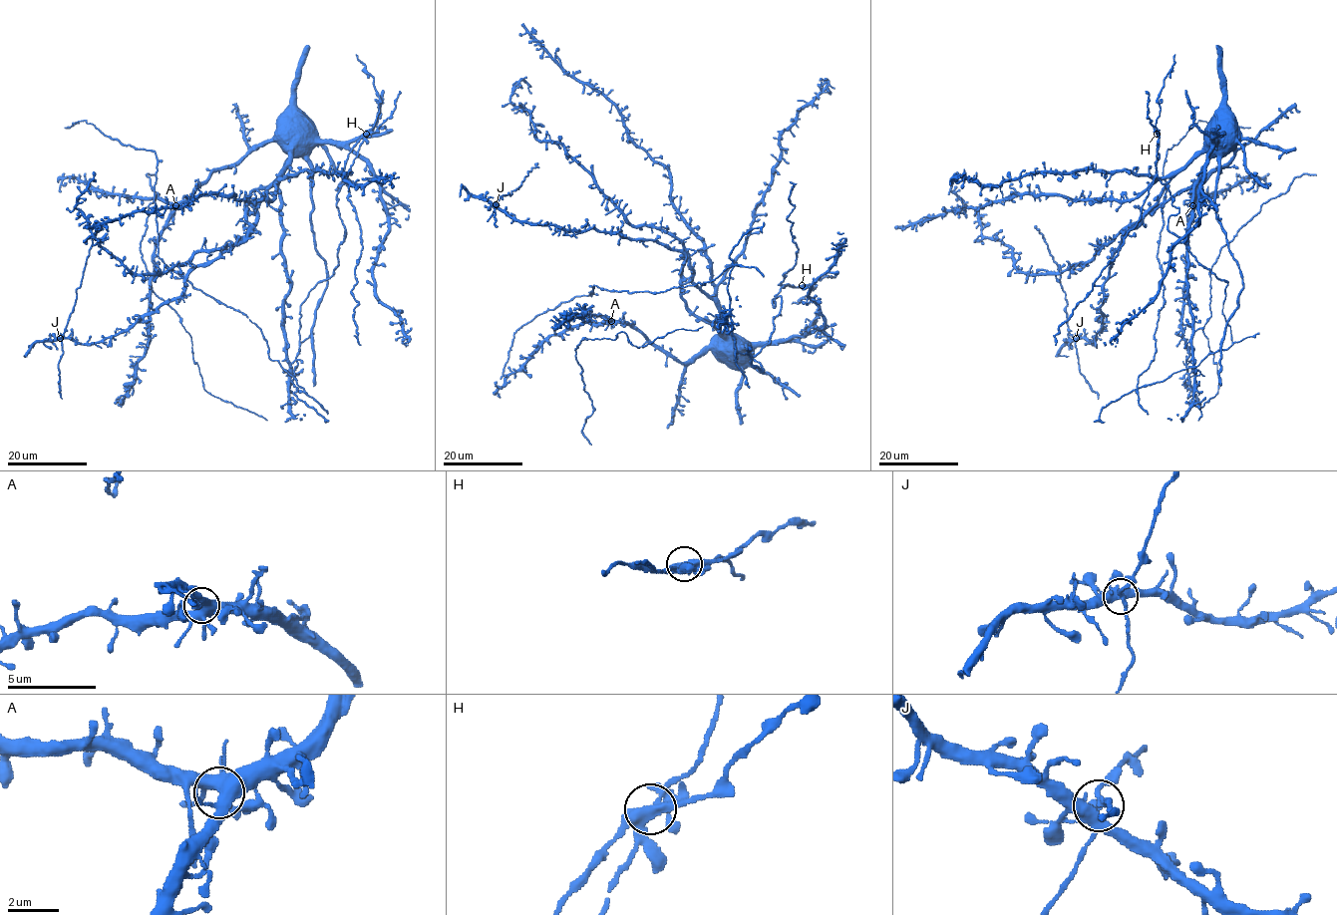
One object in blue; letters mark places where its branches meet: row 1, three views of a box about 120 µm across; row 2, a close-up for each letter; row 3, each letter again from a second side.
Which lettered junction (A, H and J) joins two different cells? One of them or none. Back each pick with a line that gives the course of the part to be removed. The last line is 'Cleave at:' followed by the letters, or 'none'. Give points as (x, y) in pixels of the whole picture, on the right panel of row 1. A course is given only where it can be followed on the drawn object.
H: foreign part runs (1158, 134), (1160, 158), (1141, 219), (1127, 234), (1090, 292), (1058, 327), (1055, 345)
Cleave at: H

